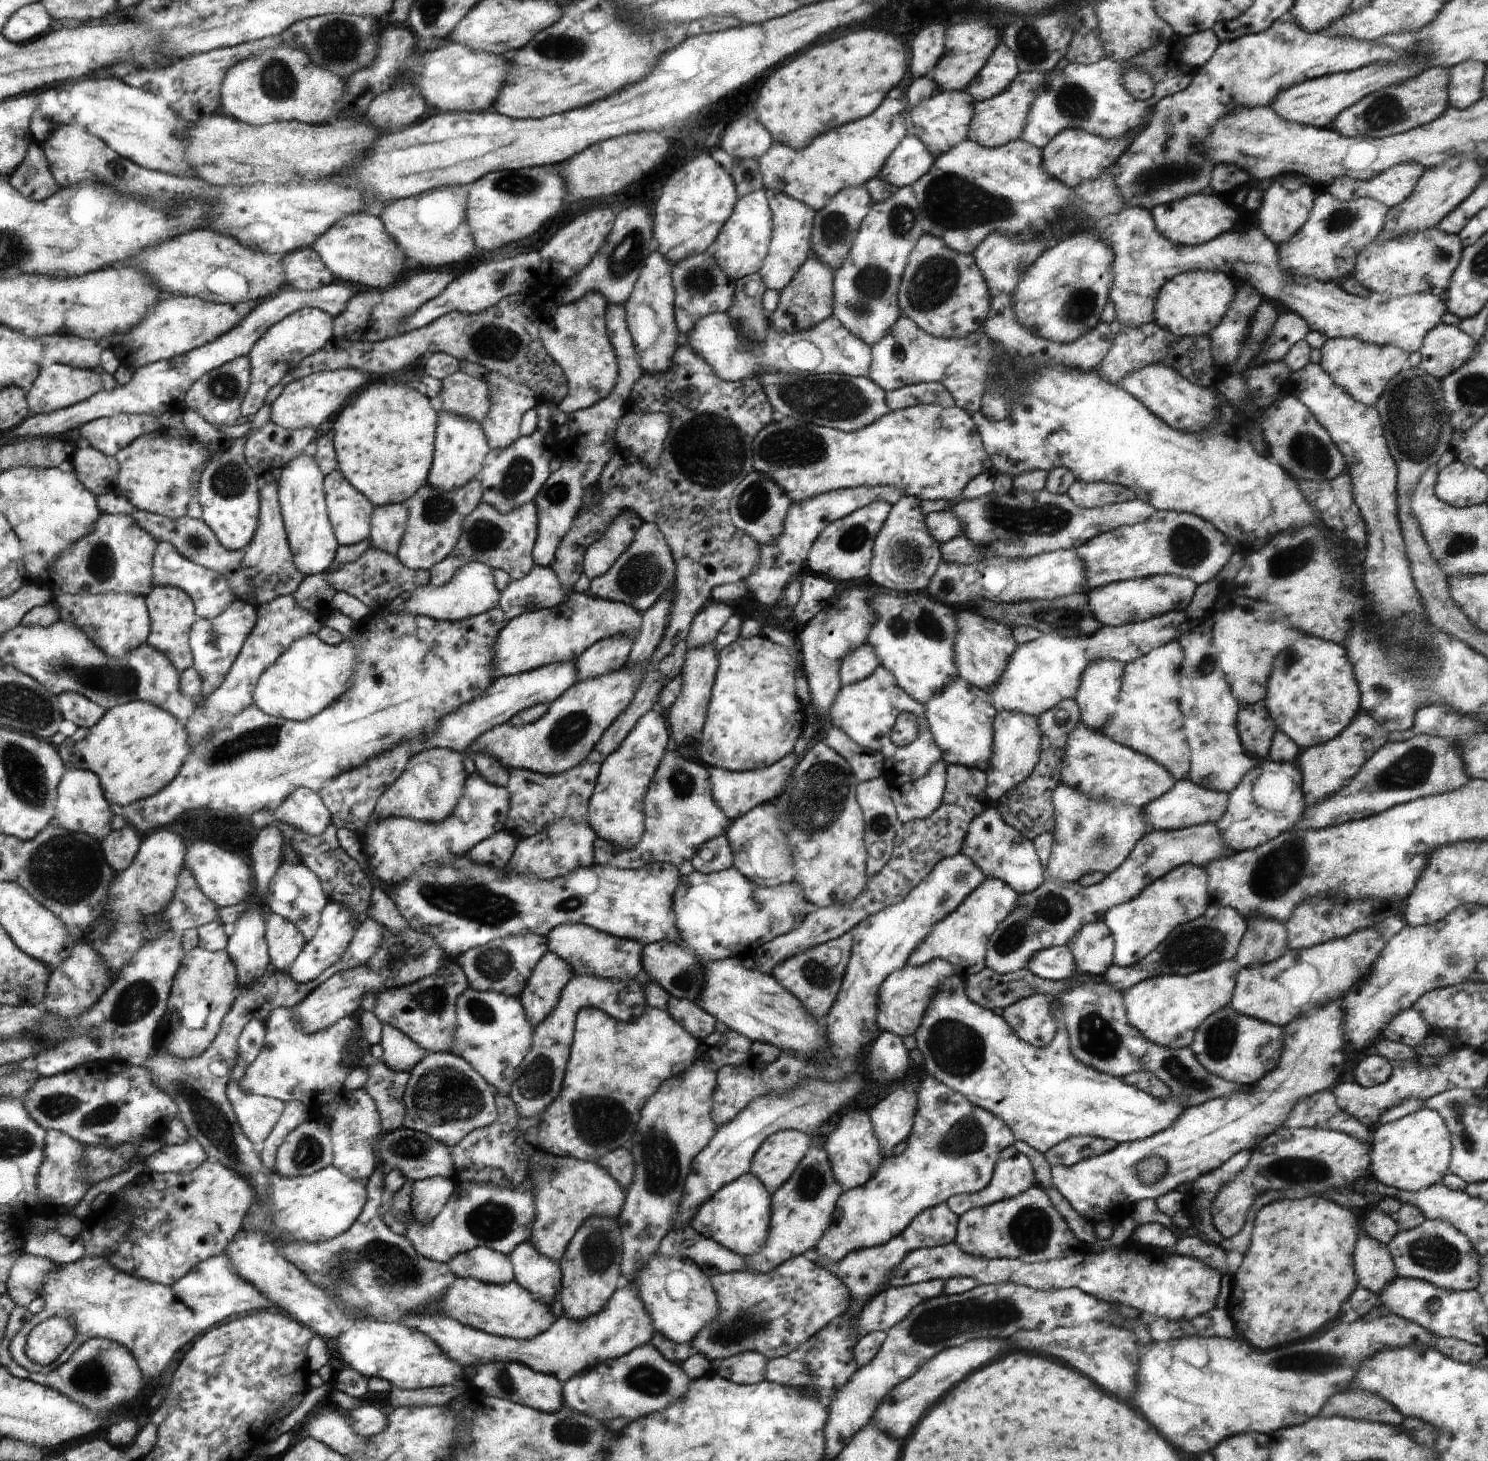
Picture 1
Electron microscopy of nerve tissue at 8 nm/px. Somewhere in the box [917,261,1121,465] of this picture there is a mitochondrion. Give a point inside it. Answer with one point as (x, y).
(1081, 302)

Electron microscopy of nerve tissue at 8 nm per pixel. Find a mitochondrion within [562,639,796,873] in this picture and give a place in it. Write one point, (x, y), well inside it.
(683, 782)

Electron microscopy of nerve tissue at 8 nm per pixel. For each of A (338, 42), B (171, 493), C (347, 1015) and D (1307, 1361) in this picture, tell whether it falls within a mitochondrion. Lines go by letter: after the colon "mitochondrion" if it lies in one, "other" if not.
A: mitochondrion
B: mitochondrion
C: other
D: mitochondrion

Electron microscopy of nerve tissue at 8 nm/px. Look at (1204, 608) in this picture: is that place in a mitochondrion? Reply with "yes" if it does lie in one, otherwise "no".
no

